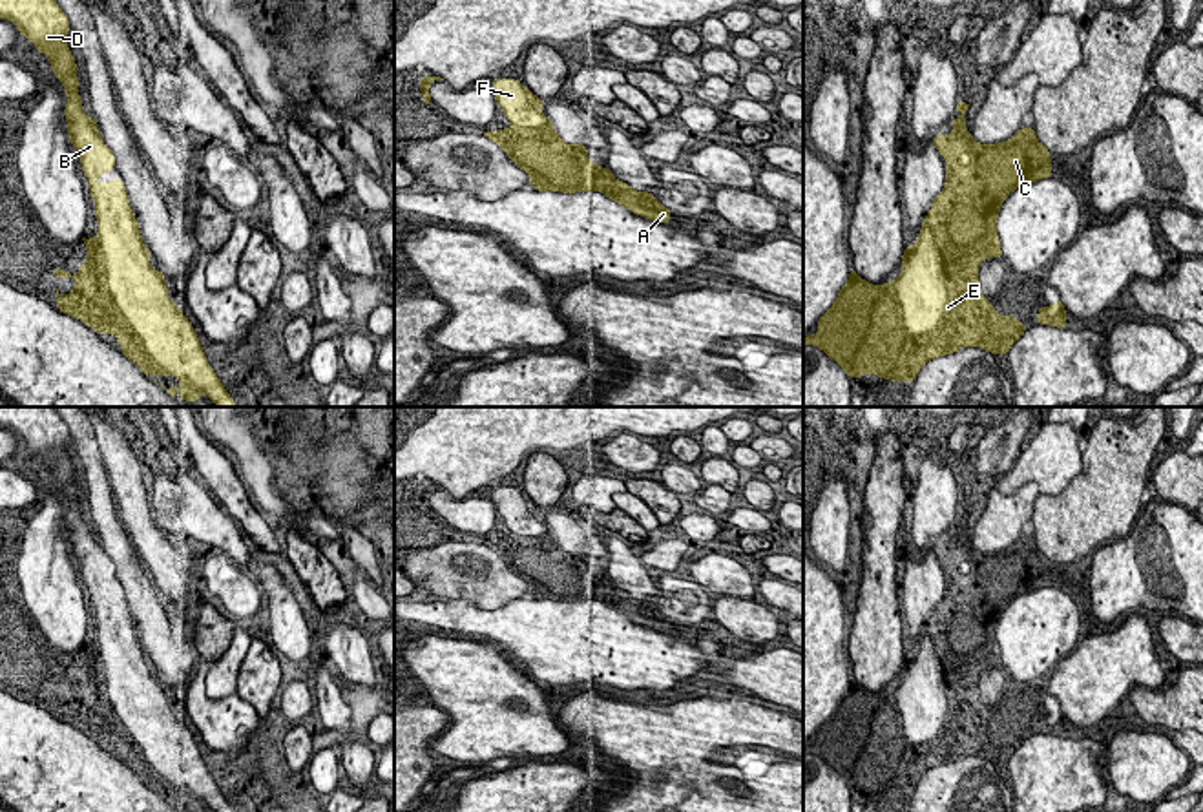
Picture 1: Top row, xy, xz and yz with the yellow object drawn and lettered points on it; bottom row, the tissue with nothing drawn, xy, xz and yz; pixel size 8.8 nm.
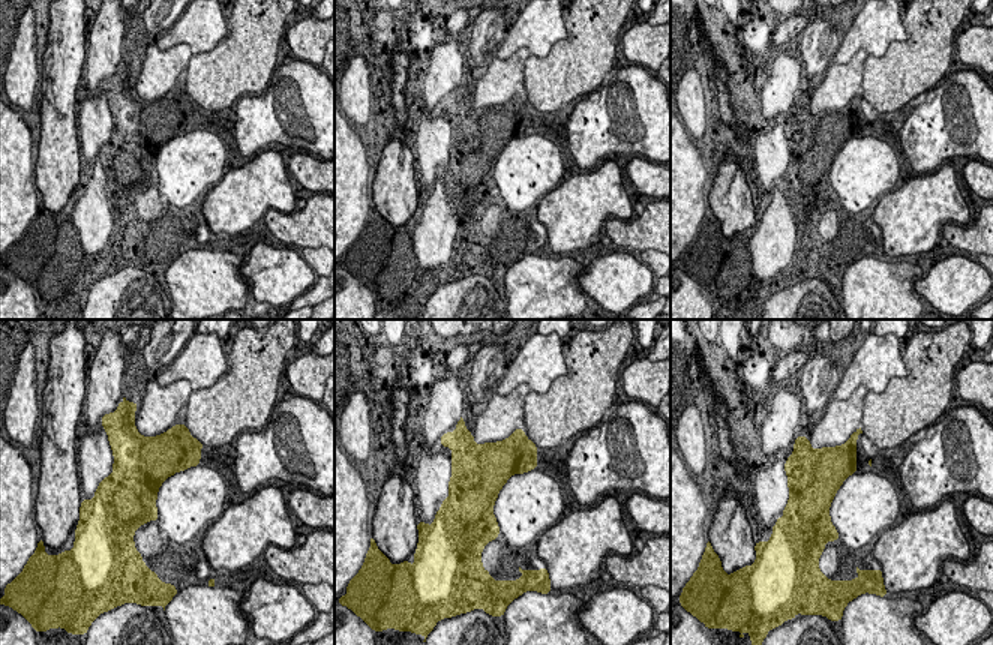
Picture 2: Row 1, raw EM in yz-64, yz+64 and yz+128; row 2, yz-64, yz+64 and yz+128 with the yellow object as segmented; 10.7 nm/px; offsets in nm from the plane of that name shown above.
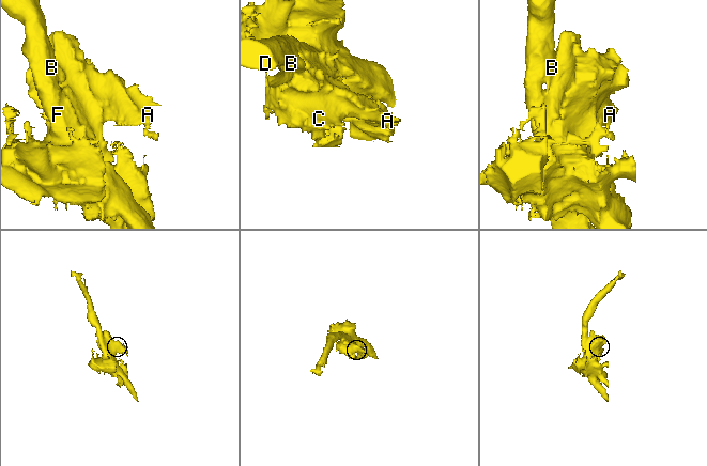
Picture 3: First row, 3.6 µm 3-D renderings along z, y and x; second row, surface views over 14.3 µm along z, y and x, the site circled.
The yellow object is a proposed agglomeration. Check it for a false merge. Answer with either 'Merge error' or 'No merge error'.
No merge error

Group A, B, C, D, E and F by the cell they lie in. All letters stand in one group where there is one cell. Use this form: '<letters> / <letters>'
A B C D E F

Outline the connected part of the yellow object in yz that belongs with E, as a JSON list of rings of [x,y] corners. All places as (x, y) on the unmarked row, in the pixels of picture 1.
[[[966,524],[953,526],[953,542],[933,544],[946,566],[946,595],[922,630],[916,651],[904,657],[900,684],[873,693],[849,679],[832,715],[820,724],[818,743],[803,746],[834,768],[847,786],[874,783],[889,790],[913,790],[920,777],[938,765],[962,755],[980,755],[989,763],[1009,763],[1028,739],[1013,724],[1000,724],[980,701],[978,675],[984,668],[1002,668],[997,626],[1006,606],[1039,588],[1051,588],[1050,558],[1037,549],[1033,536],[1020,536],[1011,547],[978,553],[966,538]]]

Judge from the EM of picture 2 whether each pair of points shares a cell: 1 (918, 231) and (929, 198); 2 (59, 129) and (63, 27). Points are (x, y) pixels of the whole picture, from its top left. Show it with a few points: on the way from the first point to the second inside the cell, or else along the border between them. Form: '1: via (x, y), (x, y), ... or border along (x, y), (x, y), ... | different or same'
1: via (918, 224), (918, 210), (923, 206) | same
2: via (65, 104), (65, 53) | same

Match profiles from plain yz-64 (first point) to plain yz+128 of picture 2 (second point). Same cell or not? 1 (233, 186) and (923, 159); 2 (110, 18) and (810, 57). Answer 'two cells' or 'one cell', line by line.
1: two cells
2: two cells

